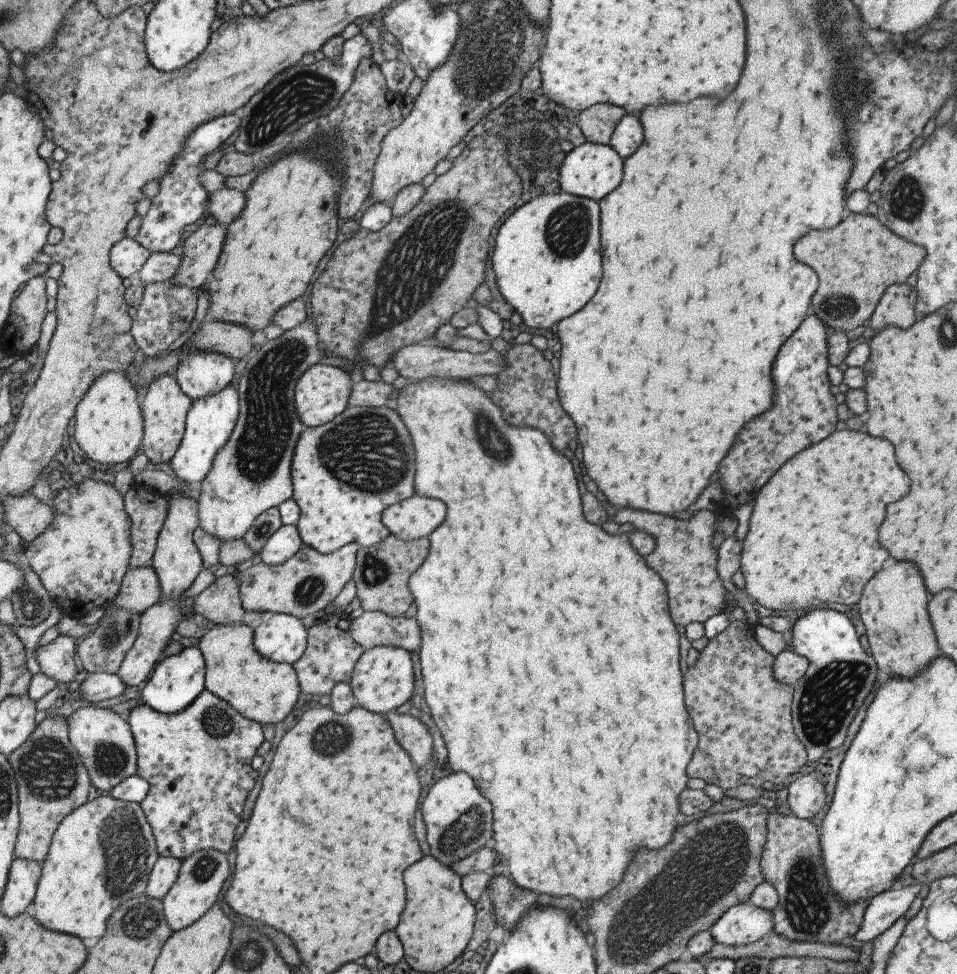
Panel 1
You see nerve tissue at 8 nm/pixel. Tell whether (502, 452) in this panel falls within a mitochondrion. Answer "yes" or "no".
yes

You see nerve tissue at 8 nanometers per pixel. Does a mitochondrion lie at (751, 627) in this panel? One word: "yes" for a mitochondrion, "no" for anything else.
no

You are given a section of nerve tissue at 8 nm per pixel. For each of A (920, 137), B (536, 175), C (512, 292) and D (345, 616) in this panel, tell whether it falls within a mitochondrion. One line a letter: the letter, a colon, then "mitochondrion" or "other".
A: other
B: mitochondrion
C: other
D: other

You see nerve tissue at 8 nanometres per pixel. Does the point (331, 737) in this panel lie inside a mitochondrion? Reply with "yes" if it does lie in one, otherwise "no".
yes

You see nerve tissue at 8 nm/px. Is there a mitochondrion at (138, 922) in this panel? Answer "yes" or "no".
yes

